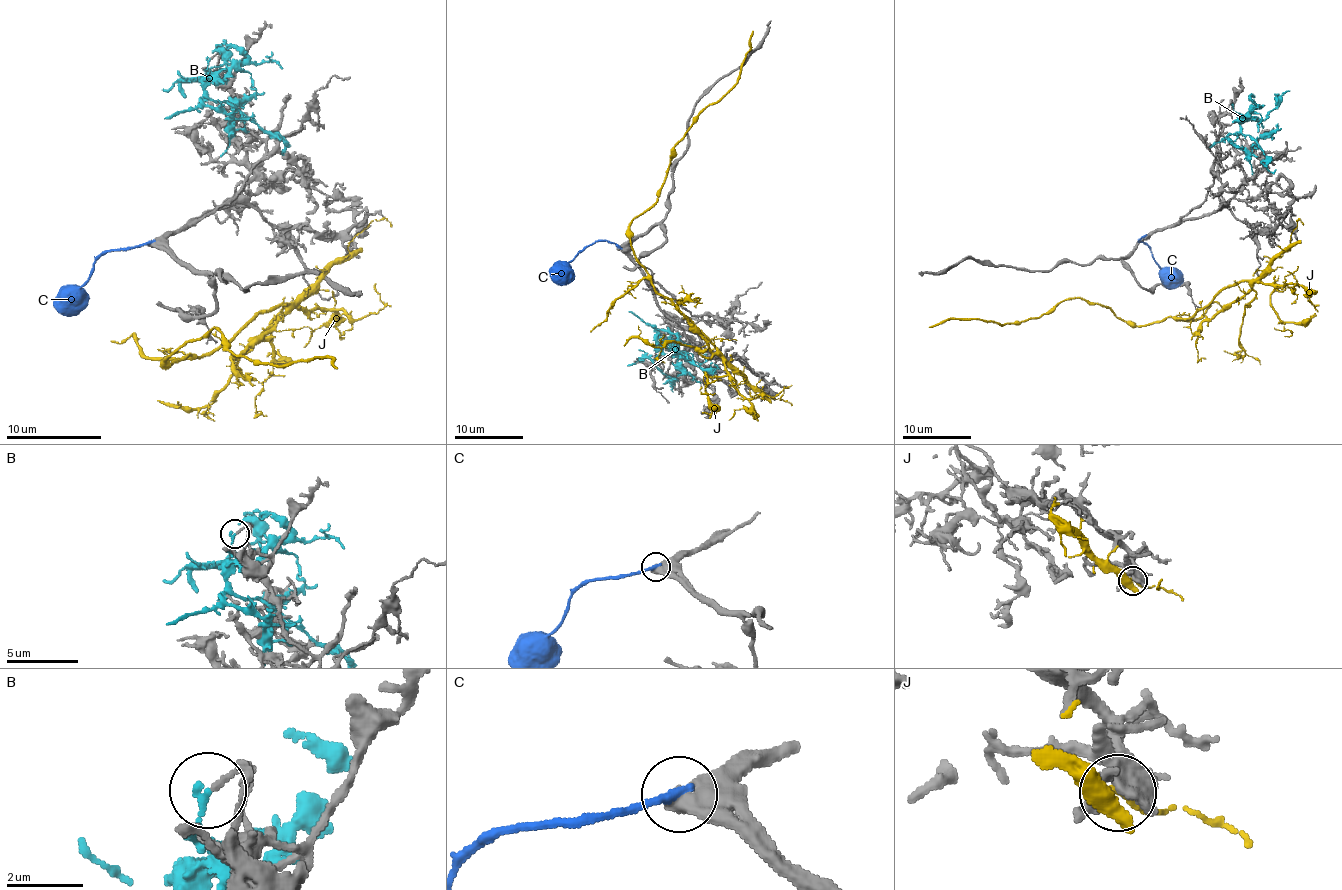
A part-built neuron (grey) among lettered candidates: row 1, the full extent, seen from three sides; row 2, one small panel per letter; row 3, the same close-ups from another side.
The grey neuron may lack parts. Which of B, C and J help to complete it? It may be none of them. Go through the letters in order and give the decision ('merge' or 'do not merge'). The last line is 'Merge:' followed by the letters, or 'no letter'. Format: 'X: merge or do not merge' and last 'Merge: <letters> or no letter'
B: do not merge
C: do not merge
J: do not merge
Merge: no letter

